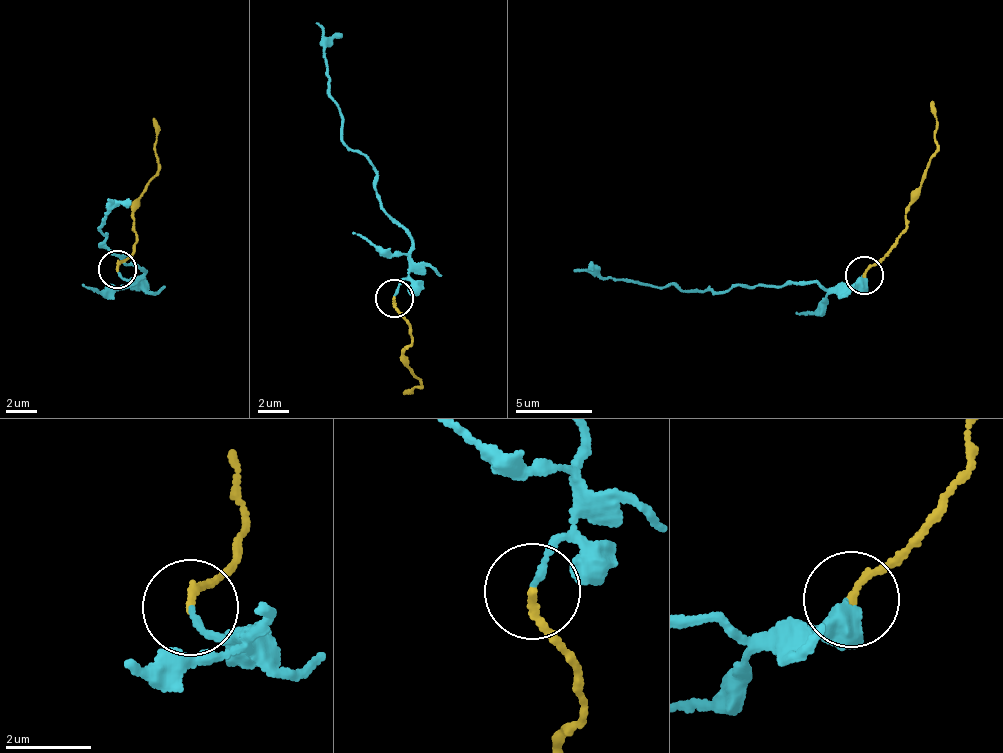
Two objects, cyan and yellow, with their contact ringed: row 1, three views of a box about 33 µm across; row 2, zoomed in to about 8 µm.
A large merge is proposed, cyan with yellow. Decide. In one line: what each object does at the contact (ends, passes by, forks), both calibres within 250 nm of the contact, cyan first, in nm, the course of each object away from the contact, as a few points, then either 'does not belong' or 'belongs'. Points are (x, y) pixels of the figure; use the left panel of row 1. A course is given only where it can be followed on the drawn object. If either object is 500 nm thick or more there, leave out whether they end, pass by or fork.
cyan ends | yellow ends | 130/170 nm | cyan via (116, 270), (132, 281), (146, 269), (101, 246), (108, 199) | yellow via (116, 270), (137, 235), (136, 202), (157, 170), (155, 117) | does not belong

